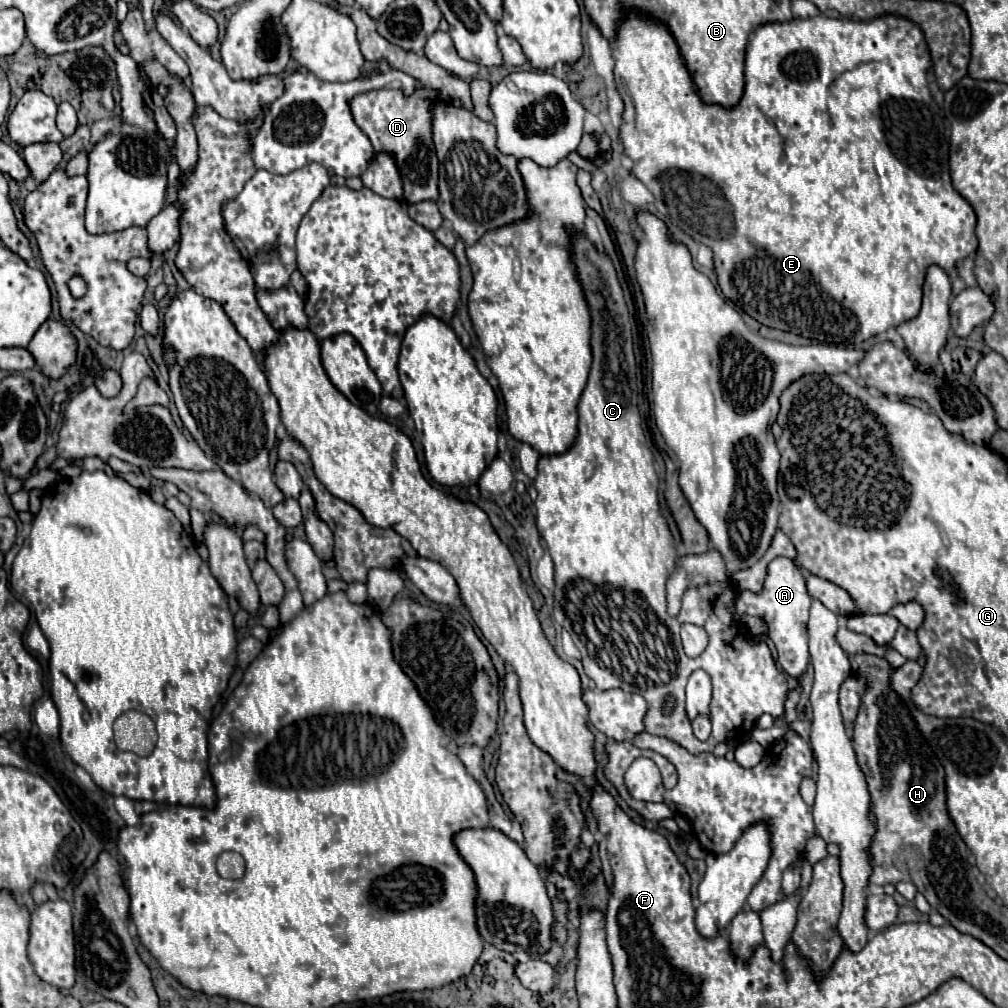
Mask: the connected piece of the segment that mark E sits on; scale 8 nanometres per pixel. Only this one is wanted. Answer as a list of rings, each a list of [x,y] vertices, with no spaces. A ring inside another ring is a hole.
[[[625,7],[623,9],[623,17],[617,21],[617,33],[611,41],[611,51],[613,51],[613,59],[615,59],[615,69],[613,69],[613,75],[615,75],[615,83],[617,83],[617,91],[625,103],[625,109],[621,113],[621,127],[619,127],[619,139],[623,143],[623,149],[625,149],[625,155],[631,157],[633,161],[633,175],[653,193],[655,199],[661,199],[667,207],[669,207],[669,215],[673,213],[675,217],[675,211],[677,211],[677,217],[679,221],[685,225],[685,231],[705,243],[707,247],[711,247],[713,251],[713,261],[715,261],[715,275],[717,275],[717,283],[723,291],[723,295],[727,299],[731,299],[737,307],[741,307],[747,315],[751,315],[753,319],[757,319],[759,323],[767,325],[767,327],[775,327],[775,329],[781,329],[781,331],[789,331],[789,333],[795,333],[795,335],[801,335],[801,337],[807,337],[807,339],[815,339],[819,343],[827,343],[827,345],[845,345],[845,347],[851,347],[851,345],[857,345],[873,335],[879,335],[879,333],[885,333],[887,329],[891,327],[897,327],[909,319],[913,319],[919,309],[921,309],[921,287],[923,287],[923,279],[925,279],[925,269],[929,265],[939,265],[943,267],[945,271],[949,271],[959,259],[967,257],[967,255],[973,255],[977,251],[977,237],[975,237],[975,211],[971,209],[971,205],[955,191],[953,183],[951,183],[951,175],[949,175],[949,139],[947,135],[943,133],[943,127],[937,123],[937,117],[935,117],[935,103],[931,99],[931,93],[929,93],[929,87],[927,87],[927,69],[931,69],[931,55],[927,51],[927,43],[925,43],[925,37],[921,33],[921,29],[907,21],[907,19],[901,19],[901,17],[895,17],[895,15],[887,15],[887,17],[879,17],[875,21],[867,21],[867,23],[859,23],[859,21],[849,21],[849,19],[833,19],[833,17],[825,17],[825,15],[815,15],[815,17],[807,17],[807,19],[791,19],[791,21],[783,21],[783,23],[765,23],[765,25],[759,25],[757,29],[753,29],[753,33],[749,35],[749,43],[747,43],[747,53],[745,53],[745,89],[743,89],[743,97],[739,99],[739,103],[735,107],[721,107],[721,105],[709,105],[705,103],[701,97],[699,97],[699,91],[681,59],[681,53],[679,53],[679,47],[677,47],[677,41],[675,37],[669,33],[669,27],[665,23],[661,23],[659,19],[655,19],[653,15],[649,13],[643,13],[641,9],[629,9]]]

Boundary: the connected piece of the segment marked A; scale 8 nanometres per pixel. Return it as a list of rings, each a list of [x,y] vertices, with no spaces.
[[[775,557],[769,563],[765,585],[761,593],[749,593],[745,589],[737,591],[737,613],[743,615],[753,615],[761,617],[767,623],[767,633],[769,639],[773,641],[777,653],[779,653],[779,663],[781,669],[799,679],[807,667],[809,659],[809,647],[807,647],[807,619],[809,619],[809,607],[811,607],[811,597],[805,587],[805,579],[797,567],[795,561],[789,561],[789,557]]]

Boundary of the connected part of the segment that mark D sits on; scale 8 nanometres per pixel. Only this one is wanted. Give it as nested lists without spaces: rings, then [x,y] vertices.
[[[417,87],[409,97],[401,89],[379,89],[361,93],[351,101],[351,113],[359,129],[373,143],[375,153],[389,153],[395,159],[403,181],[403,199],[407,203],[419,201],[435,201],[439,195],[437,189],[437,155],[433,149],[433,131],[431,121],[433,113],[429,113],[429,105],[441,99],[439,91],[431,91],[425,87]]]

